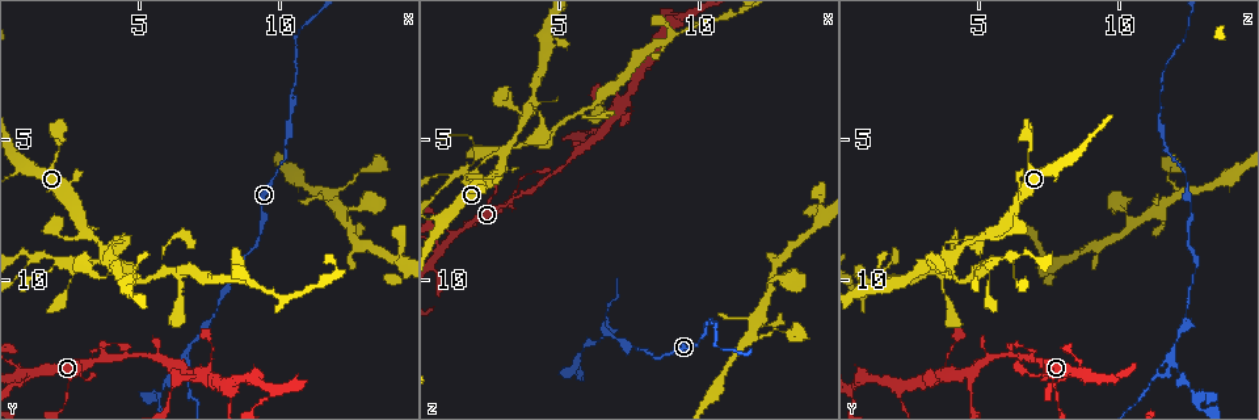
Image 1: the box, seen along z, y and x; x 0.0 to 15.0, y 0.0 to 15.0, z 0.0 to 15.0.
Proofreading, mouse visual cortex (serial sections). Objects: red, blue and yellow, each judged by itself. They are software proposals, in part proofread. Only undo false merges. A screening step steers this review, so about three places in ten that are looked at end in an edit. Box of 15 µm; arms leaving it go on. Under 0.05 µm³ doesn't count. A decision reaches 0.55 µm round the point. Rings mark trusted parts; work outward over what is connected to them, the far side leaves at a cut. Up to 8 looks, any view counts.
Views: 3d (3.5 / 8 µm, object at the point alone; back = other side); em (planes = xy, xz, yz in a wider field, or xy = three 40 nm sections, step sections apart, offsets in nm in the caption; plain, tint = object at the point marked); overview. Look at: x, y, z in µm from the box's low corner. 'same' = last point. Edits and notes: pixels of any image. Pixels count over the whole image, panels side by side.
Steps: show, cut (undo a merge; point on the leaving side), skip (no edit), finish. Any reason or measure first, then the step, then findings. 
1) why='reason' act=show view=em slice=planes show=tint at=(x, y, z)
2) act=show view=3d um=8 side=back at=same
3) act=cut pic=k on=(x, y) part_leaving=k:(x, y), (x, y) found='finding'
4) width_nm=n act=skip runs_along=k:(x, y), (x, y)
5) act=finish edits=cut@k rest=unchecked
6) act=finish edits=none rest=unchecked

why='four or more arms meet' act=show view=3d um=3.5 side=back at=(4.0, 9.2, 3.9)

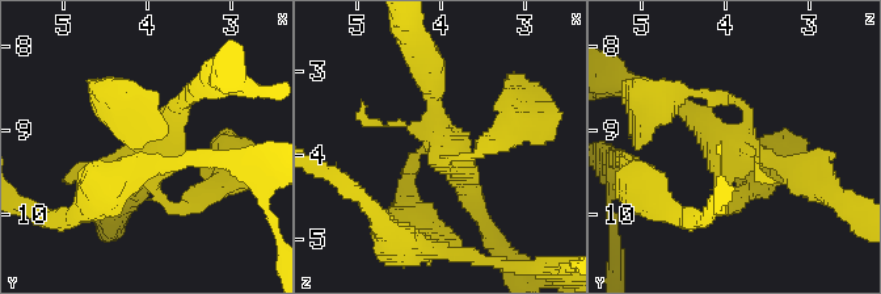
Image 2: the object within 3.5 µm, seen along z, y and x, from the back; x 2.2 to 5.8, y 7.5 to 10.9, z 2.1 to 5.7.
act=show view=em slice=planes show=plain at=(3.90, 9.15, 3.85)

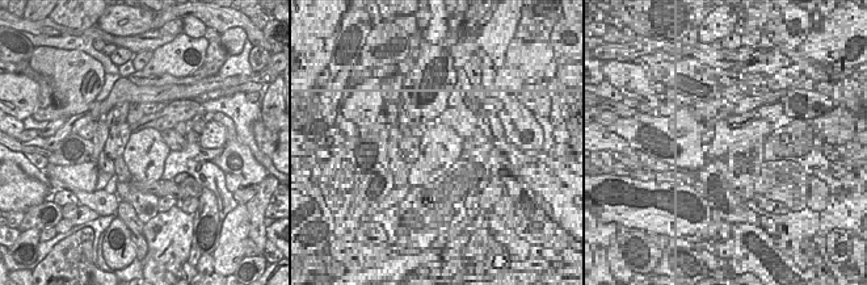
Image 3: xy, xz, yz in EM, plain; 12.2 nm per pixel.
why='where the object lies' act=show view=em slice=planes show=tint at=same

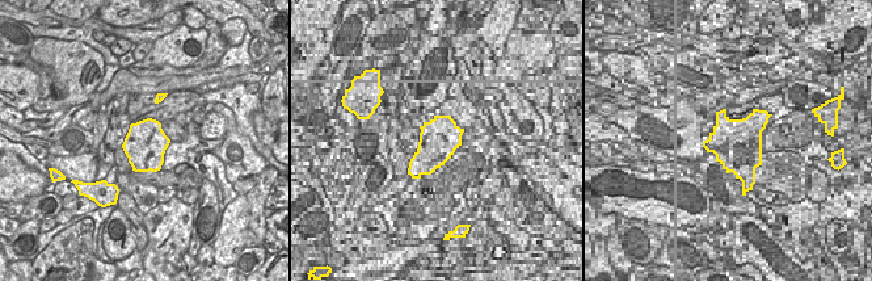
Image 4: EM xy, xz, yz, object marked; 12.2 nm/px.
act=skip found='one cell here'

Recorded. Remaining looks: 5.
why='four or more arms meet' act=show view=3d um=3.5 at=(2.7, 9.3, 5.4)

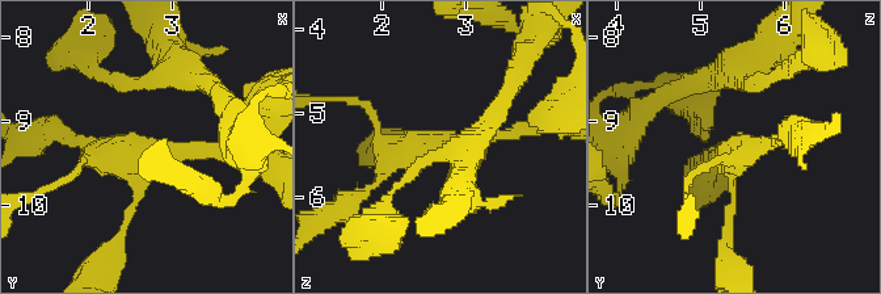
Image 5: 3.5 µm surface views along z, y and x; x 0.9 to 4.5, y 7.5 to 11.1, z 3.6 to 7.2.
arms=4 arm_widths_nm=150,150,200,200 act=show view=em slice=planes show=tint at=same

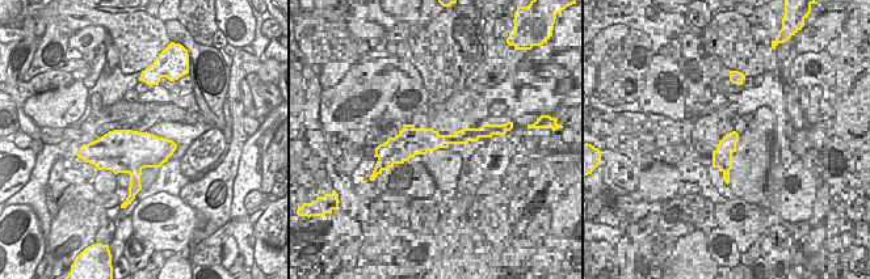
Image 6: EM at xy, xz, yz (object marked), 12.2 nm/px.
width_nm=550 act=skip runs_along=5:(526, 127), (413, 145), (372, 185) found='continuous, no second cell'

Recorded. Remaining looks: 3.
why='abrupt turn' act=show view=3d um=8 at=(8.1, 13.8, 2.2)

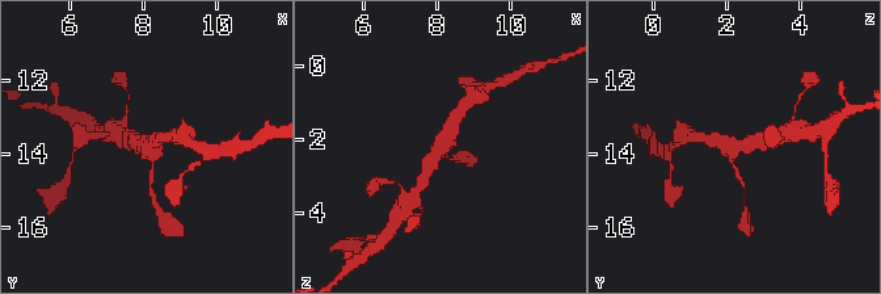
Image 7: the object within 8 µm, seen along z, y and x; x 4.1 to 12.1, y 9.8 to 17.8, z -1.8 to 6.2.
arms=3 arm_widths_nm=150,350,350 act=show view=em slice=xy step=3 show=tint at=(8.2, 13.8, 2.1)

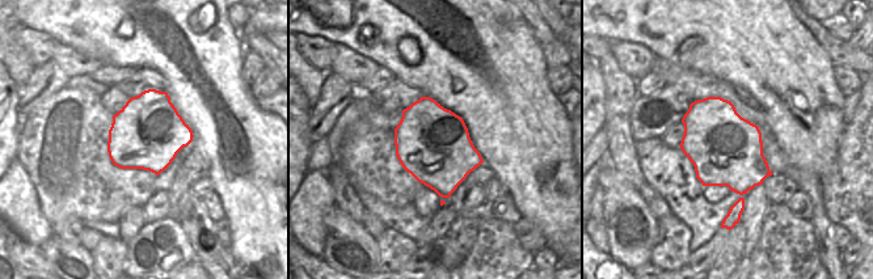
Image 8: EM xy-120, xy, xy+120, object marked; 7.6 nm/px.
width_nm=550 act=skip runs_along=7:(424, 175), (458, 113) found='all the same cell'

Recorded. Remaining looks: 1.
act=finish edits=none rest=unchecked

